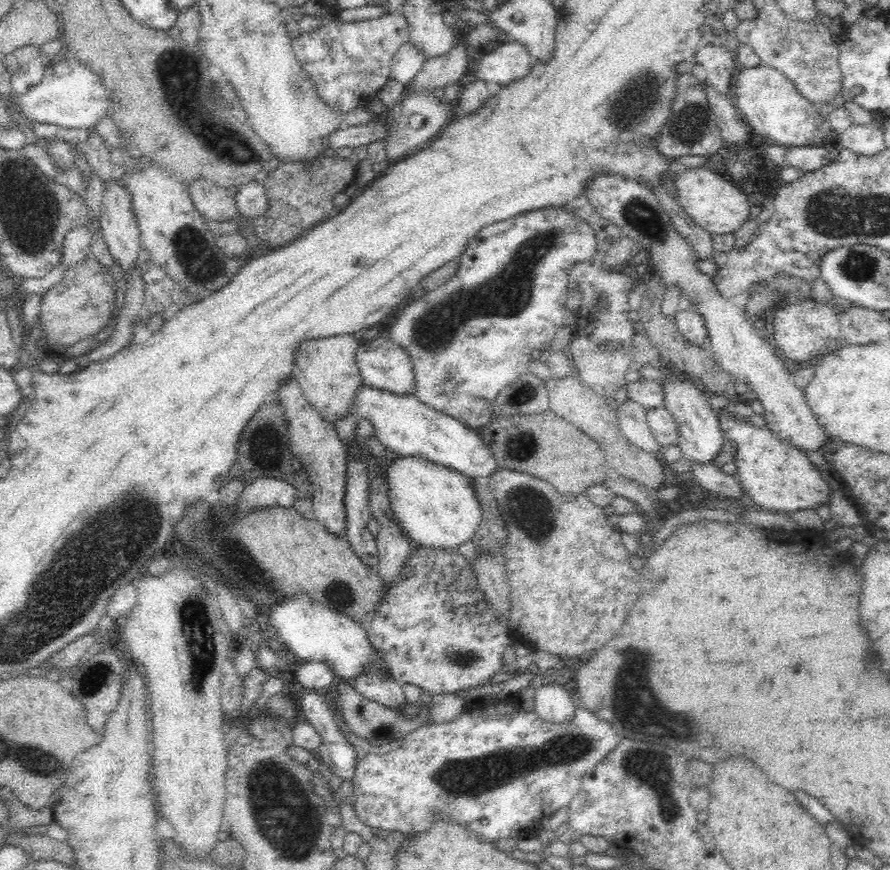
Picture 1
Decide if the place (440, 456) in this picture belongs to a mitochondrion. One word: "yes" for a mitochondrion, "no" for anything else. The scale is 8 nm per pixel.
no

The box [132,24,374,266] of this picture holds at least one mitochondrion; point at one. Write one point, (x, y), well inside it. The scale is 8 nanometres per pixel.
(179, 73)

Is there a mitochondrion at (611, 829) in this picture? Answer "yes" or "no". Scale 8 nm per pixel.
no

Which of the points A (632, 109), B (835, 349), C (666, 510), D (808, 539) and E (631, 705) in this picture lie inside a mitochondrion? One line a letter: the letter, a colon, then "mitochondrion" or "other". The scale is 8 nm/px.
A: mitochondrion
B: other
C: other
D: other
E: mitochondrion

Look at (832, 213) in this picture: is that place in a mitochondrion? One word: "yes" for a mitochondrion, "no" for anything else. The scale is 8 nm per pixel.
yes

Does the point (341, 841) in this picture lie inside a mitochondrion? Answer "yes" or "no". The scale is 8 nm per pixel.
no

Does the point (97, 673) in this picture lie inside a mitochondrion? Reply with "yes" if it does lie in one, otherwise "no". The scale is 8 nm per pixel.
yes

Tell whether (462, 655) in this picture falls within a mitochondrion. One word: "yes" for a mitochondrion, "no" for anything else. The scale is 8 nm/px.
yes

